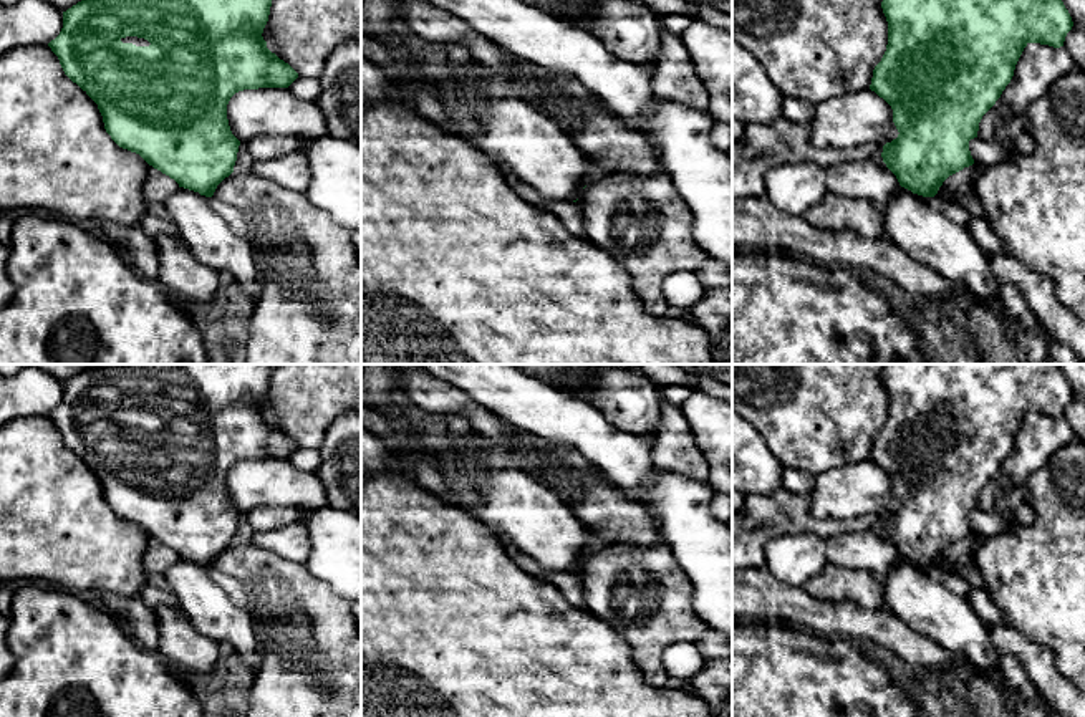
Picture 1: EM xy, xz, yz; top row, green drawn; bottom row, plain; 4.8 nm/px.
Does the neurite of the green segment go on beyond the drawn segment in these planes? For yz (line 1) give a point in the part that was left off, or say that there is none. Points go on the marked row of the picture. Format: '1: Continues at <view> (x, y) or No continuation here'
1: No continuation here

